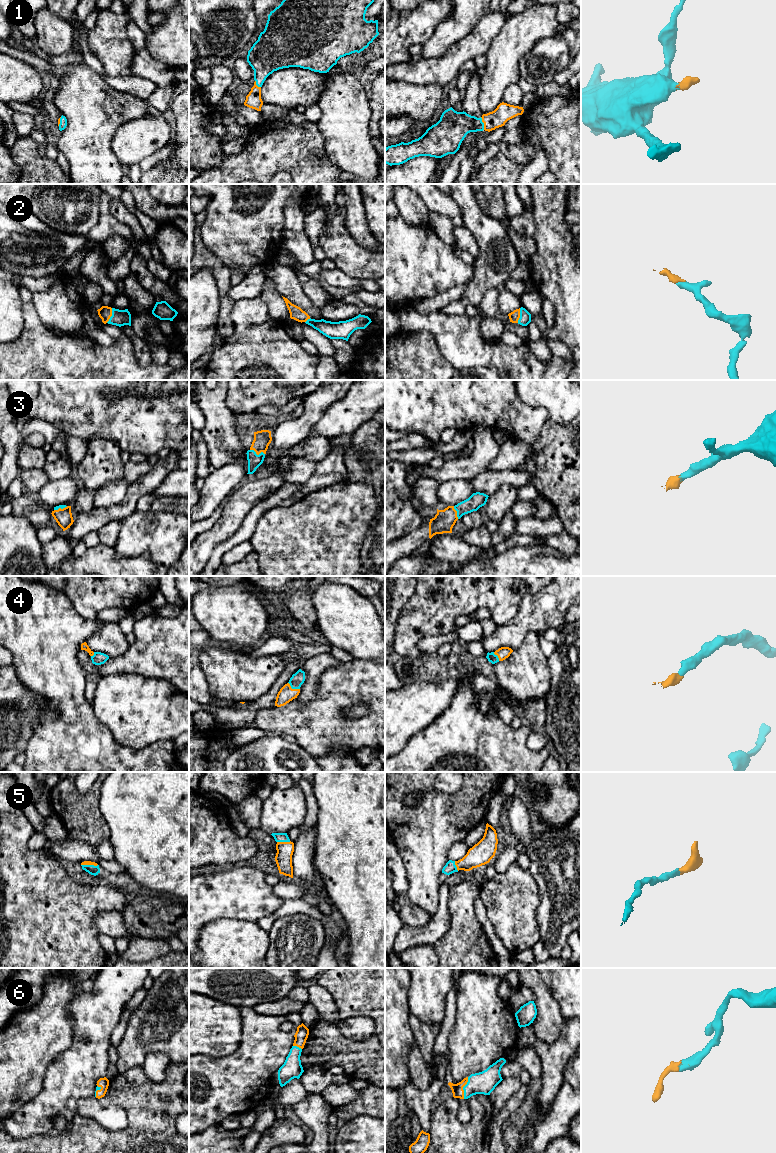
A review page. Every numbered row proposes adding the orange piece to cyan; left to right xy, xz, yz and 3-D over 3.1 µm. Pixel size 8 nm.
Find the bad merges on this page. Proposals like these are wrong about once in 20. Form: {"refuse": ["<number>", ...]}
{"refuse": []}

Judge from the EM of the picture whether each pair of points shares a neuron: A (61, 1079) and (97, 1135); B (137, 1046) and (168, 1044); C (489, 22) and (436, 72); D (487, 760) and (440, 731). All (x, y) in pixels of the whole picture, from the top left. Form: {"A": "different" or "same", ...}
{"A": "different", "B": "same", "C": "same", "D": "same"}

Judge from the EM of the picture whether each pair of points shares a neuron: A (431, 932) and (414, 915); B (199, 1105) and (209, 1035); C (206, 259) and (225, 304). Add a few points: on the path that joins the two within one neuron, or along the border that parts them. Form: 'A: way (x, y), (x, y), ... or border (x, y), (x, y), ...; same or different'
A: border (433, 917), (421, 926), (404, 925); different
B: border (229, 1053), (218, 1057), (199, 1055); different
C: way (217, 270), (222, 275), (224, 293); same

